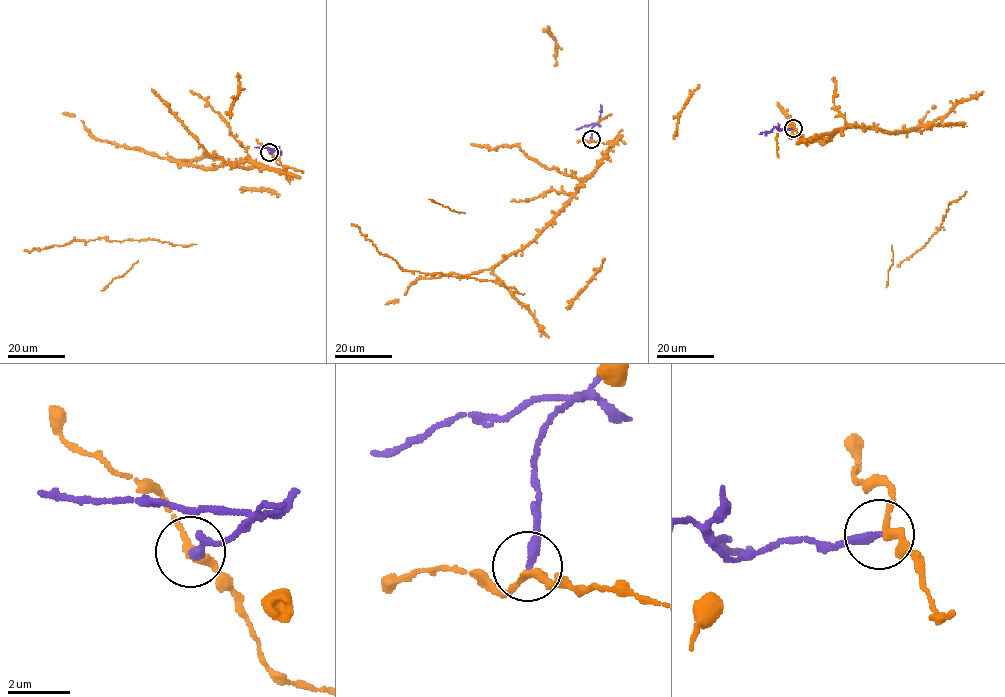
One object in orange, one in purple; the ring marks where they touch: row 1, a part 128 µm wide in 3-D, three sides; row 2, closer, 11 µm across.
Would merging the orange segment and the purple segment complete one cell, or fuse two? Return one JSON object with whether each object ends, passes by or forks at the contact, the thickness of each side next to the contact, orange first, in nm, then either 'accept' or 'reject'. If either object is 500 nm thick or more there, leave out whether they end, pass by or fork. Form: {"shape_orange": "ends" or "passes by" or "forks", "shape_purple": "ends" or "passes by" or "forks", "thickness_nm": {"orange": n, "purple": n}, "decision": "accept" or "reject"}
{"shape_orange": "passes by", "shape_purple": "ends", "thickness_nm": {"orange": 240, "purple": 280}, "decision": "reject"}

